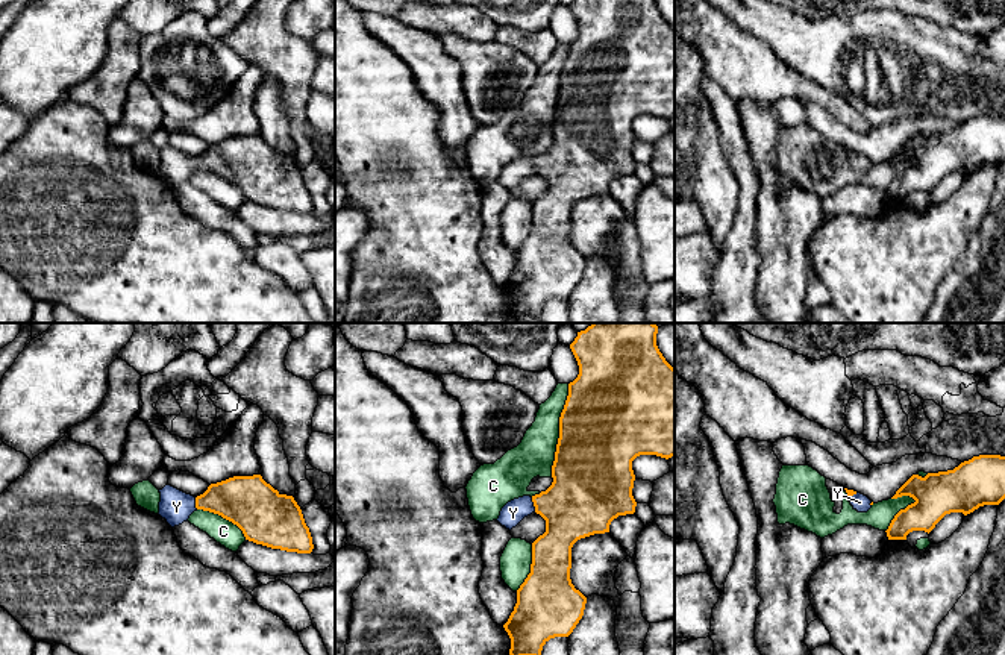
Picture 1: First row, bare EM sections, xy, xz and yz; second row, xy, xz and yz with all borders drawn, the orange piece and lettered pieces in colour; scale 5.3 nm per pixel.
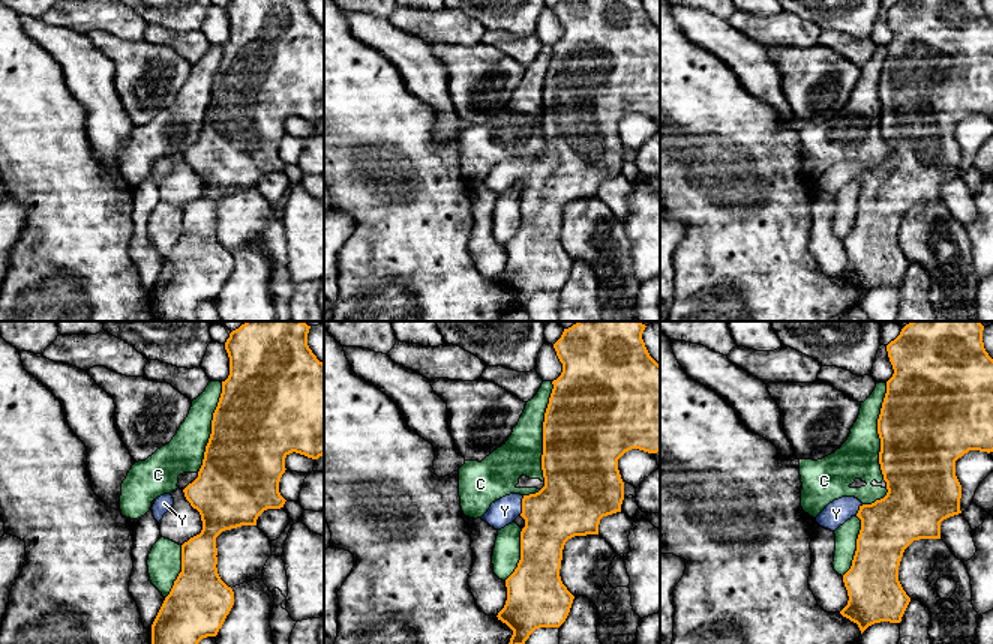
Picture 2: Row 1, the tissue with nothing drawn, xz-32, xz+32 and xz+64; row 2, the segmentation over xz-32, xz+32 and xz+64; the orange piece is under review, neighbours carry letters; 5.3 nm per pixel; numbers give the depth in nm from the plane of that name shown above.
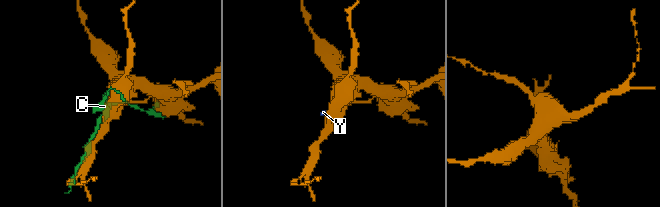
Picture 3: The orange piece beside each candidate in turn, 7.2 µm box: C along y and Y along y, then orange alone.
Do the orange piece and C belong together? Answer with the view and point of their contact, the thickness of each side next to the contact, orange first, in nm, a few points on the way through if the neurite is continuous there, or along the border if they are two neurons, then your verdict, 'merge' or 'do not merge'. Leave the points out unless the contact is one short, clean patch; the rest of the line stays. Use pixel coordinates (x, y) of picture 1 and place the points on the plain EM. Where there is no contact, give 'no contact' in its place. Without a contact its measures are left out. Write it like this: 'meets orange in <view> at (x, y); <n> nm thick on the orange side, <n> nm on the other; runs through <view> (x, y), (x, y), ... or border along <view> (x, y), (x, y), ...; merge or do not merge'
meets orange in xz at (560, 91); 480 nm thick on the orange side, 220 nm on the other; do not merge

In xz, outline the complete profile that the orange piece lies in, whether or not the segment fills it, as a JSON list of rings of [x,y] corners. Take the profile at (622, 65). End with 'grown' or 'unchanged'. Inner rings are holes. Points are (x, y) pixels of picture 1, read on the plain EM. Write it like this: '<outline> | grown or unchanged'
[[[575,0],[570,5],[570,9],[578,21],[579,35],[573,42],[568,44],[568,56],[567,56],[564,70],[559,77],[559,99],[556,105],[555,121],[552,126],[553,143],[546,152],[541,152],[540,155],[535,155],[532,158],[523,156],[523,158],[508,162],[502,168],[500,176],[497,179],[497,182],[509,191],[515,188],[524,177],[531,176],[532,173],[540,174],[546,180],[546,193],[532,203],[531,233],[528,235],[524,243],[517,250],[517,264],[508,282],[503,285],[505,291],[508,293],[511,299],[511,309],[509,309],[511,318],[520,318],[520,317],[541,318],[543,306],[550,299],[568,297],[573,293],[573,290],[576,288],[576,285],[584,276],[584,270],[587,264],[587,258],[579,250],[575,249],[570,240],[573,205],[581,199],[585,199],[594,194],[609,193],[609,185],[614,179],[617,179],[618,176],[635,173],[637,162],[632,156],[635,135],[632,130],[632,121],[637,117],[656,115],[665,120],[675,117],[675,29],[665,21],[665,18],[659,12],[656,6],[656,0]]] | grown

